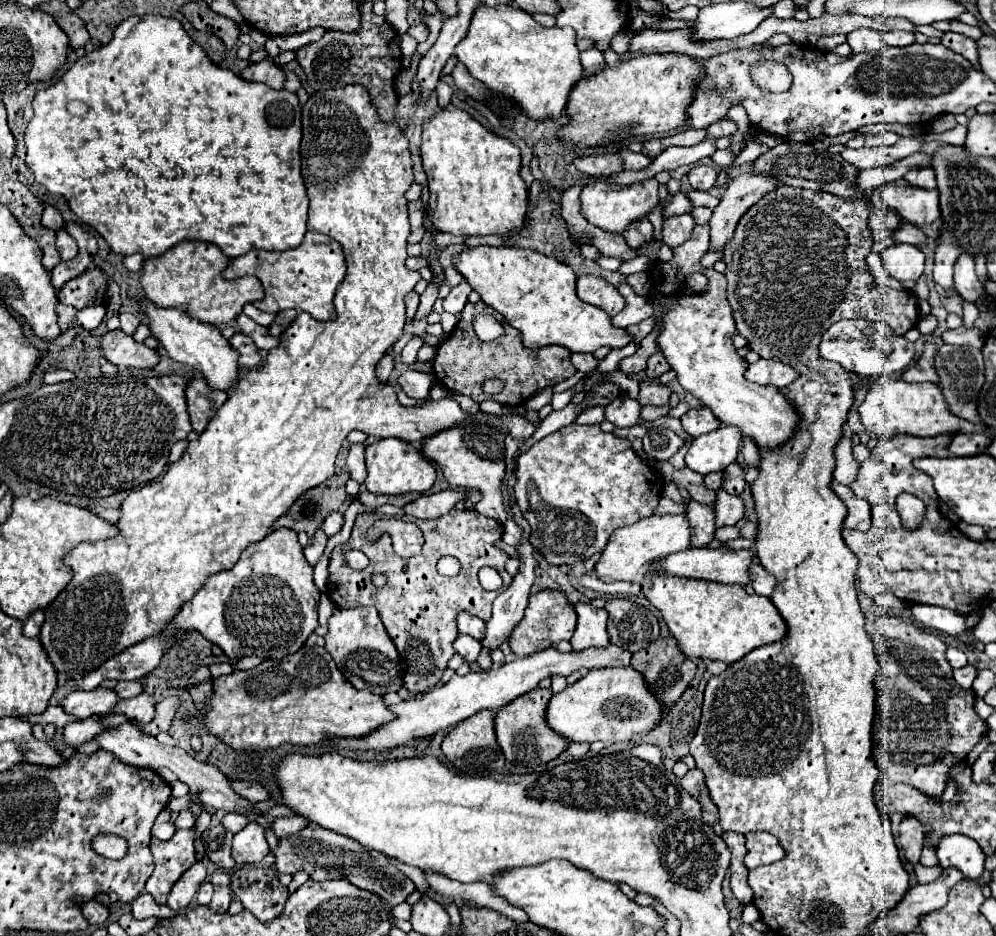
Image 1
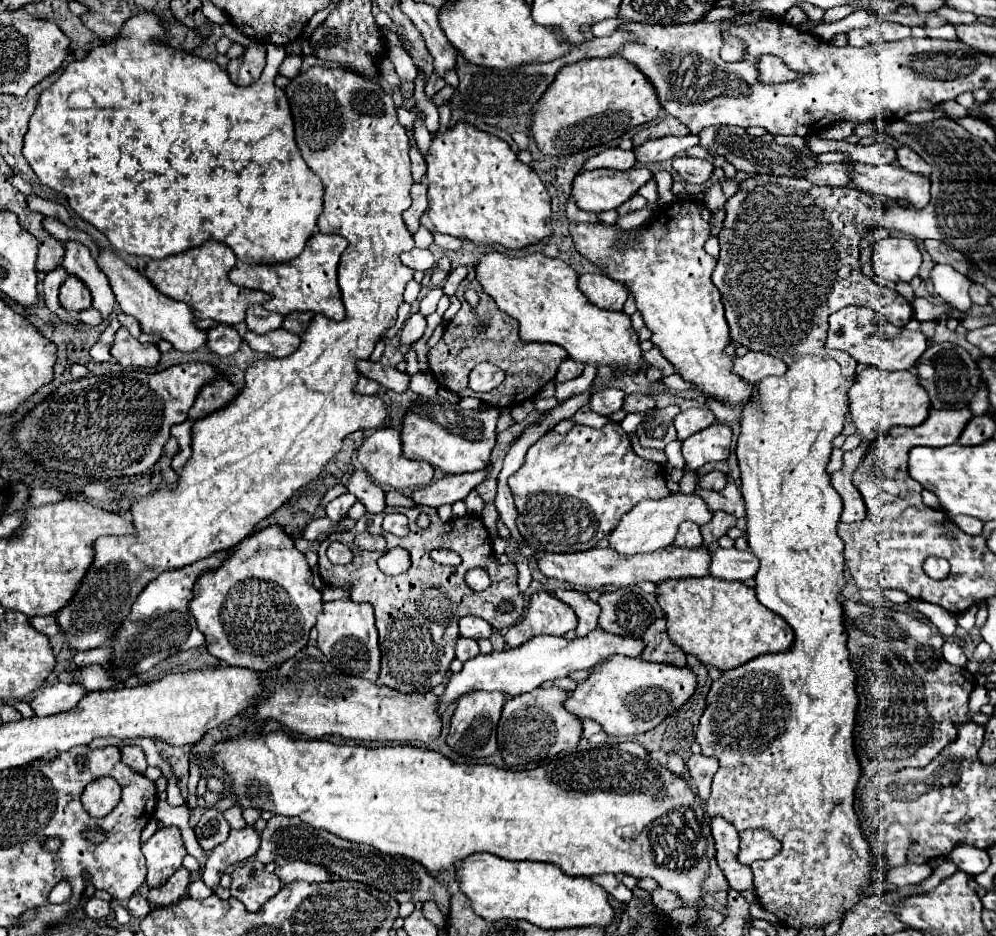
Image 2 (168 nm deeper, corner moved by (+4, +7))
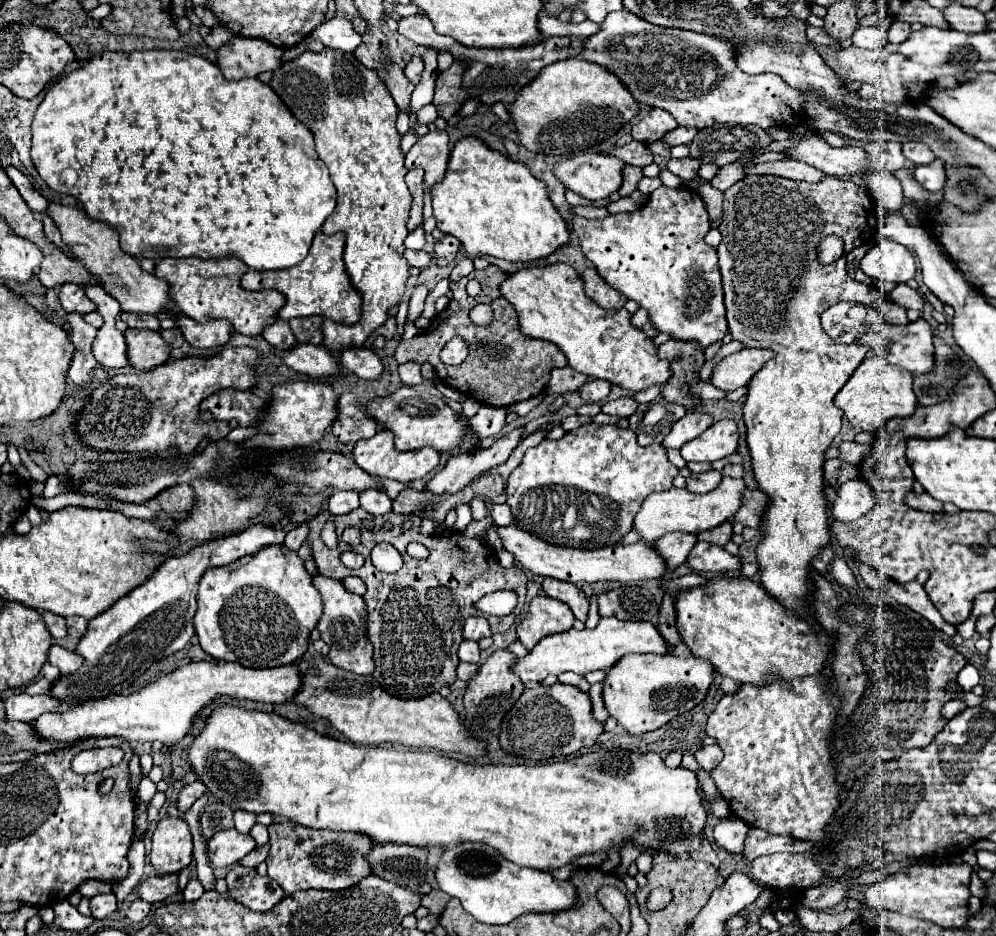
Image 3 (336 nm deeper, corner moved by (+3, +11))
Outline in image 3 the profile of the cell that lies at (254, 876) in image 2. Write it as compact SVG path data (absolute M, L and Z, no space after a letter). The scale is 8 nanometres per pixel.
M239 863L227 873L225 881L231 899L251 911L267 913L285 897L285 891L277 885L277 881L261 877L255 869L245 869Z

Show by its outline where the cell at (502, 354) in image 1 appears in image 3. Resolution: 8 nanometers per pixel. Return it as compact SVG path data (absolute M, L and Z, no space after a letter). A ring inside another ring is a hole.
M489 265L483 271L473 271L469 277L463 277L461 281L451 283L453 297L451 297L447 309L443 309L441 313L435 315L435 319L427 331L417 333L409 341L405 341L405 339L399 341L399 345L395 349L397 363L407 363L407 361L431 363L437 371L437 377L445 385L449 385L465 395L471 395L475 401L479 401L483 405L509 407L509 405L521 403L525 399L531 399L531 397L543 393L549 383L551 369L565 367L567 359L561 353L561 349L557 349L557 345L553 345L549 341L541 341L541 339L531 339L519 331L519 321L517 321L517 313L515 313L513 305L507 299L499 297L501 295L499 287L505 279L507 279L507 273L503 273L495 265ZM471 279L477 279L481 283L481 293L477 297L467 295L467 281L471 281ZM477 303L489 303L491 307L495 307L495 317L489 325L475 325L469 319L469 311ZM453 337L461 337L469 347L467 359L457 367L443 365L439 361L439 351Z

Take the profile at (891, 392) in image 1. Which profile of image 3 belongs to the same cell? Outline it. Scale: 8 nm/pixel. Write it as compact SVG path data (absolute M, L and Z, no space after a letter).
M871 355L855 369L851 379L835 395L833 403L843 411L853 427L875 433L881 425L885 425L885 421L893 417L909 417L909 413L913 413L917 407L913 393L913 375L905 369L889 365L881 355Z

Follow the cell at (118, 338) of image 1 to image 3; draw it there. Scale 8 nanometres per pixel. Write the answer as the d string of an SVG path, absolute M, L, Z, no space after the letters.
M127 329L125 339L129 345L129 365L139 373L163 365L171 355L171 345L163 341L159 331Z

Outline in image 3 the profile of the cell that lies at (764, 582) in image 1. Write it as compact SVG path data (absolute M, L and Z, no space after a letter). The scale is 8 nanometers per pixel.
M699 541L691 549L687 557L687 565L691 567L691 571L699 571L699 573L725 573L739 569L741 557L729 555L723 547Z

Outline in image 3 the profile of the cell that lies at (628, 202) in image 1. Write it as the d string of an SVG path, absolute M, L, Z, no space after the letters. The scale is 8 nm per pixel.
M585 153L553 167L553 175L571 191L597 201L609 197L621 187L623 161L613 155Z

